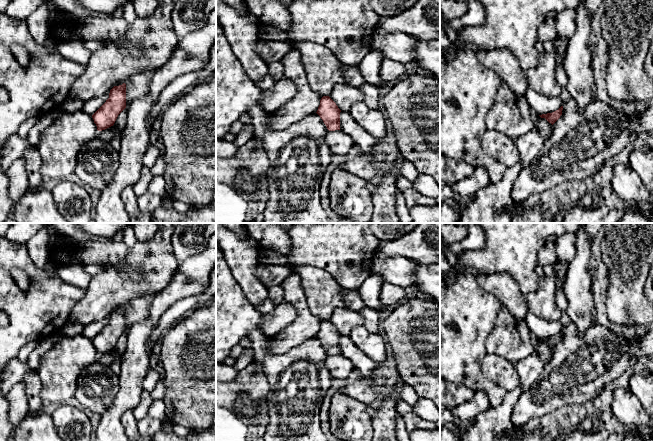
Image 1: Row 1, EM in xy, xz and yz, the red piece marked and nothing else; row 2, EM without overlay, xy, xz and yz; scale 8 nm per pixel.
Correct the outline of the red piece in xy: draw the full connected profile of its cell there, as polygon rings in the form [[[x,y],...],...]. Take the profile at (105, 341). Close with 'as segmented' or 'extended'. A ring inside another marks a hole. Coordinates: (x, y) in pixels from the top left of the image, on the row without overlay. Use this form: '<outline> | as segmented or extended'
[[[126,308],[114,310],[106,326],[92,339],[98,355],[114,349],[118,339],[126,332]]] | as segmented

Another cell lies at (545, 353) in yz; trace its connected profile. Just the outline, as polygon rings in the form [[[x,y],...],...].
[[[538,340],[536,343],[534,352],[539,356],[545,365],[551,360],[553,356],[553,349],[545,342],[541,342],[540,340]]]

